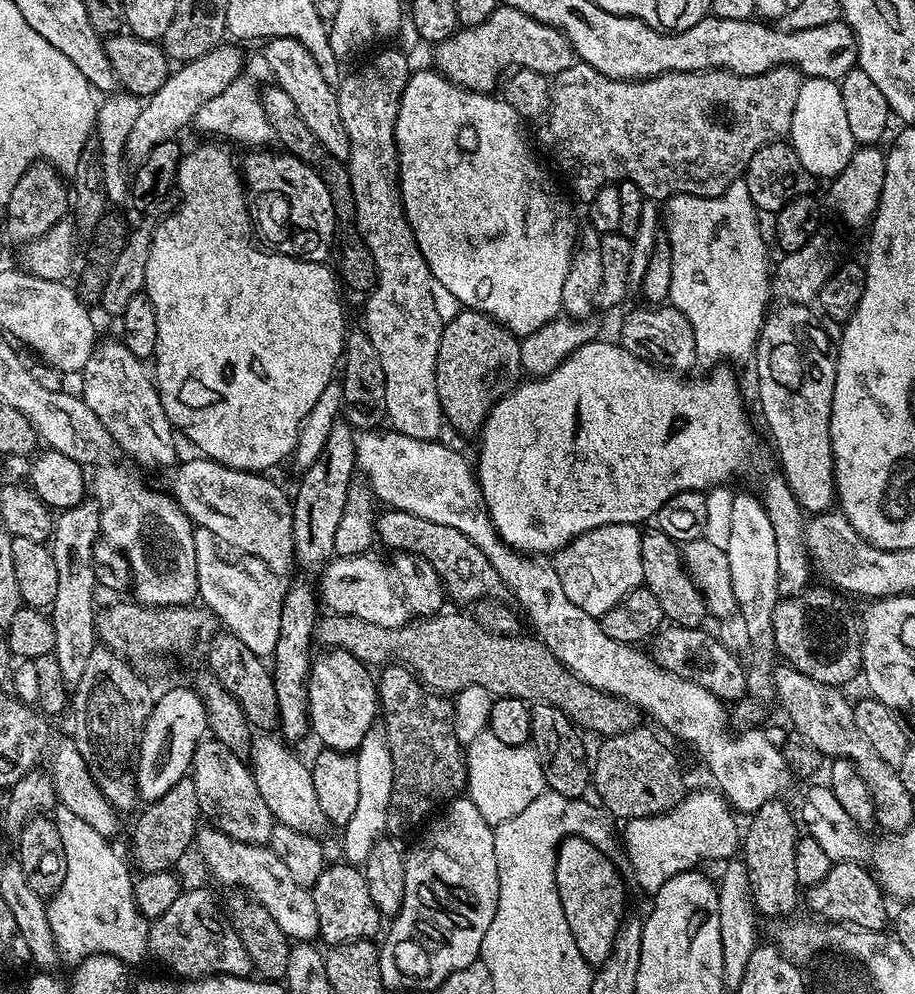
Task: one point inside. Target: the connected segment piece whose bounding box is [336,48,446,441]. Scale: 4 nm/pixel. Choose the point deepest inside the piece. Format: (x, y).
(400, 318)

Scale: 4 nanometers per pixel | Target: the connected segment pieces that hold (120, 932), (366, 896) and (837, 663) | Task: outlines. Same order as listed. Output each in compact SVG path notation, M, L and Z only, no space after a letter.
M70 810L62 812L62 831L64 833L64 852L68 856L66 878L59 889L47 901L48 922L56 943L56 951L61 957L79 962L86 956L106 954L114 956L125 964L140 966L148 952L149 921L138 910L132 894L133 873L128 873L124 860L111 848L109 837L98 834L88 823L82 822L78 814Z
M347 862L340 864L329 863L318 874L318 880L312 884L310 889L314 898L314 910L318 910L318 926L320 927L319 939L325 940L325 945L344 944L348 940L372 940L375 932L379 930L382 917L378 906L374 906L373 899L370 898L370 886L366 882L363 871L359 867Z
M809 586L802 595L784 596L777 602L773 612L773 634L776 651L789 665L801 671L802 674L816 679L820 683L835 686L845 686L852 679L859 677L862 672L862 650L860 649L860 633L855 619L852 620L840 609L840 604L835 600L833 589L828 586L815 588Z

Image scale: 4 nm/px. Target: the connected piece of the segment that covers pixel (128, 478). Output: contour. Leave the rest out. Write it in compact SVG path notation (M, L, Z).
M100 466L95 469L96 477L91 477L90 492L94 497L96 504L100 508L100 534L103 539L110 541L114 546L118 546L124 552L126 562L130 562L130 570L132 571L131 591L136 592L135 599L145 606L155 606L157 608L169 608L170 606L178 606L179 604L192 604L198 596L198 578L196 577L196 547L194 546L194 538L196 537L192 519L177 506L175 500L167 491L155 492L152 488L147 488L142 481L136 476L131 476L124 468L104 468L108 466Z

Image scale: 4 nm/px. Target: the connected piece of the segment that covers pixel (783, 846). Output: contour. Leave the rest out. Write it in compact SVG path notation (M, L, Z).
M777 798L775 800L771 800L770 802L766 802L765 805L762 805L760 809L758 809L756 812L751 813L750 819L752 820L749 822L749 824L746 824L746 831L743 833L742 836L742 859L744 861L745 866L748 868L749 872L749 878L752 883L752 901L755 904L757 913L761 917L764 916L784 916L780 918L788 918L791 916L788 916L791 914L792 911L796 908L796 899L798 901L801 899L802 896L802 889L799 884L796 882L796 875L794 874L794 850L796 849L796 841L798 839L798 820L797 817L794 815L793 809L792 812L790 809L787 808L786 805L784 805L785 801L783 799Z

